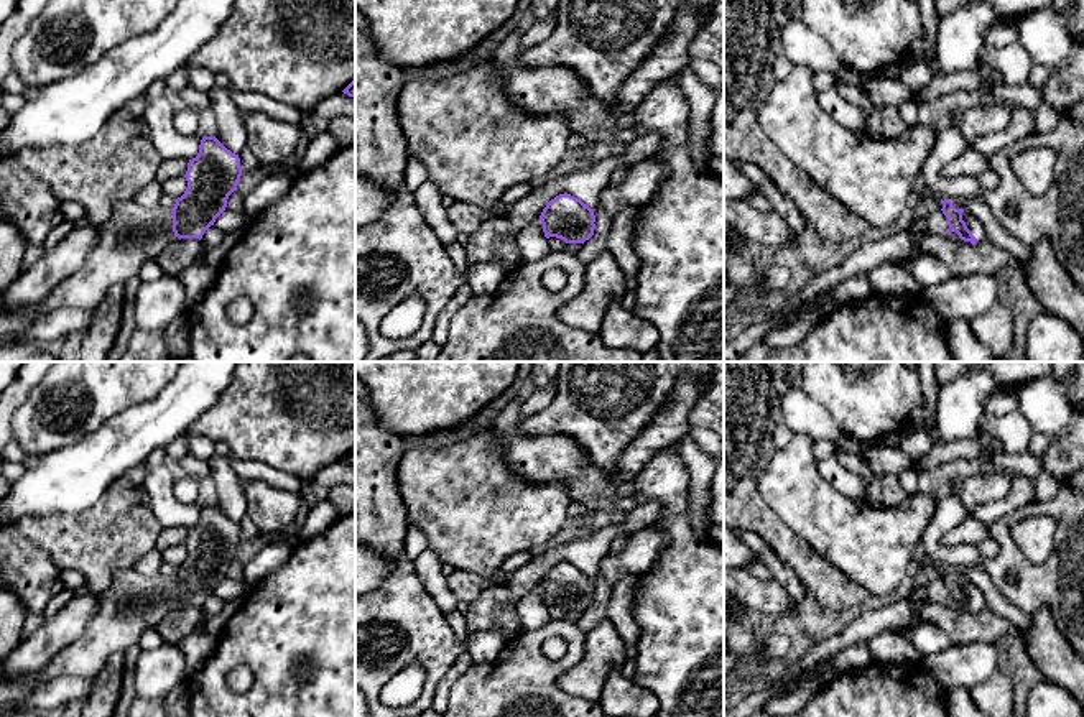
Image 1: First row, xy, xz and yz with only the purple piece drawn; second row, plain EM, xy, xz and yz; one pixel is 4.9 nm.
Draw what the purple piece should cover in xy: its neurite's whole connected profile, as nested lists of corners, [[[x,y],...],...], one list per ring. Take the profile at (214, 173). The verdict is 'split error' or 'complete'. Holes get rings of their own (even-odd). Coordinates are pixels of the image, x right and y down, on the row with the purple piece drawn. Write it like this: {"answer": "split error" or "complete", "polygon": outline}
{"answer": "complete", "polygon": [[[202,136],[197,156],[188,163],[184,174],[188,187],[171,210],[174,235],[201,240],[225,210],[240,176],[239,155],[227,150],[215,136]]]}

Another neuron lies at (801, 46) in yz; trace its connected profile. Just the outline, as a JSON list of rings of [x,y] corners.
[[[794,18],[776,21],[775,46],[793,66],[806,66],[813,72],[834,72],[841,64],[831,46],[803,21]]]

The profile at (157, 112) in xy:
[[[164,79],[155,81],[143,95],[143,118],[151,132],[153,145],[163,160],[192,160],[199,153],[202,136],[181,135],[173,125],[174,110],[164,97]]]

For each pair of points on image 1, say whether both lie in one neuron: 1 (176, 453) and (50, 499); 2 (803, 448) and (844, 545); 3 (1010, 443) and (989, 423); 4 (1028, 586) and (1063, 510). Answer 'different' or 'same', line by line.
1: different
2: same
3: same
4: same

